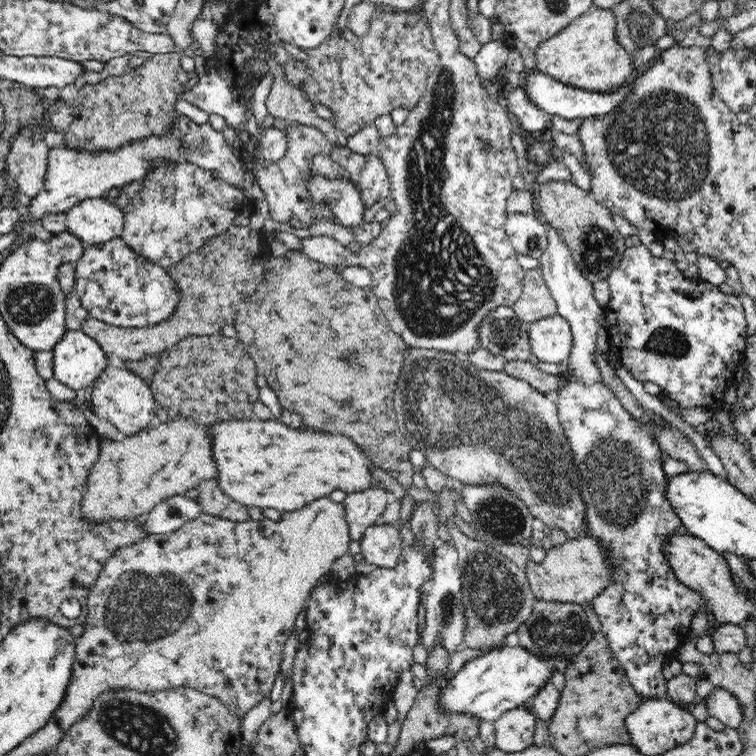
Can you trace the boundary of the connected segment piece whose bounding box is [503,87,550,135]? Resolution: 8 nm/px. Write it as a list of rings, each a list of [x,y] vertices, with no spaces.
[[[507,89],[503,94],[503,99],[508,113],[515,114],[520,128],[527,130],[531,134],[545,134],[550,127],[550,115],[540,109],[531,99],[524,89]]]

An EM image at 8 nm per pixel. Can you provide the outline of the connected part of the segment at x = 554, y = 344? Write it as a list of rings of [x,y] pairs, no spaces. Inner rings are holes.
[[[558,314],[532,323],[528,338],[532,354],[550,364],[563,365],[573,347],[571,327]]]

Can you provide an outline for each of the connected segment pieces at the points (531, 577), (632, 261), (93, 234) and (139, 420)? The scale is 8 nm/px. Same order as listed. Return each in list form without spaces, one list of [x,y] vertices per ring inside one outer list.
[[[582,536],[577,540],[568,540],[563,546],[552,547],[542,564],[529,560],[525,572],[536,601],[580,605],[589,604],[594,598],[600,597],[613,584],[615,578],[607,548],[594,536]]]
[[[636,235],[626,238],[624,258],[622,258],[620,266],[608,276],[607,281],[610,283],[612,298],[604,311],[604,327],[608,333],[611,351],[616,354],[617,358],[621,361],[622,368],[628,370],[636,380],[644,384],[649,380],[650,382],[654,382],[656,386],[660,386],[660,395],[670,398],[672,402],[675,402],[675,406],[679,406],[679,408],[698,408],[706,413],[710,413],[721,407],[724,392],[726,392],[730,386],[737,384],[735,374],[738,366],[744,361],[744,350],[746,350],[747,338],[749,337],[746,334],[747,323],[744,317],[742,301],[734,294],[726,295],[722,293],[717,286],[706,283],[698,277],[692,279],[686,277],[673,261],[665,259],[664,257],[654,257],[651,255],[648,249],[640,243]]]
[[[104,197],[81,200],[63,215],[68,232],[80,238],[86,247],[118,238],[124,228],[123,210]]]
[[[106,365],[102,374],[92,384],[91,399],[96,415],[111,422],[122,437],[135,435],[156,422],[154,411],[158,402],[150,383],[127,368]]]

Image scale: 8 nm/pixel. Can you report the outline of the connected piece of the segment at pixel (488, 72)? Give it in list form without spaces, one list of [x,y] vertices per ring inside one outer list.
[[[503,39],[482,46],[474,61],[478,77],[484,81],[494,81],[498,78],[499,71],[507,65],[510,52],[512,49]]]

